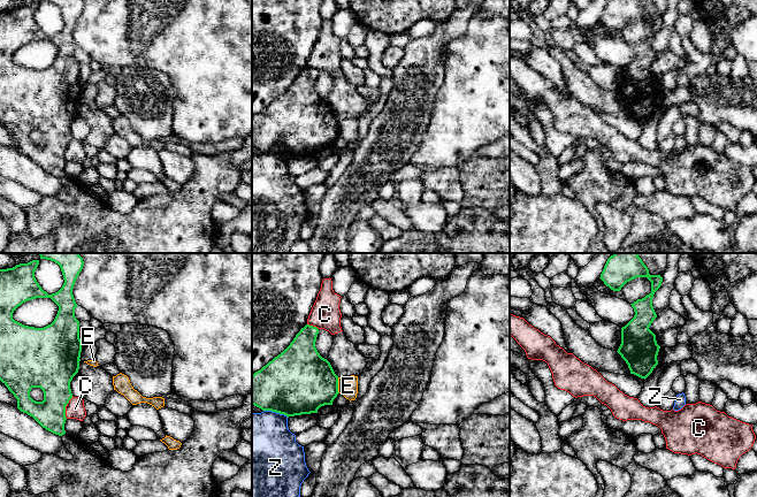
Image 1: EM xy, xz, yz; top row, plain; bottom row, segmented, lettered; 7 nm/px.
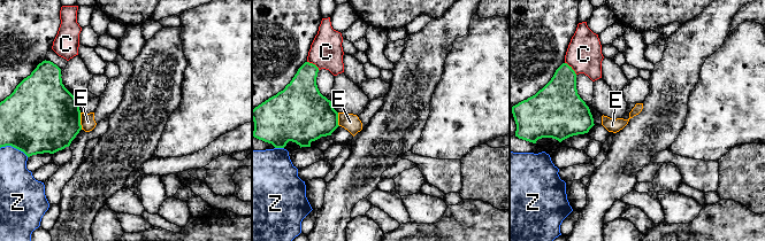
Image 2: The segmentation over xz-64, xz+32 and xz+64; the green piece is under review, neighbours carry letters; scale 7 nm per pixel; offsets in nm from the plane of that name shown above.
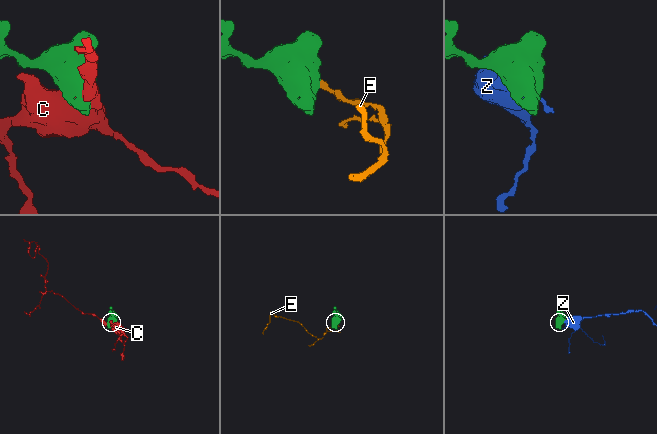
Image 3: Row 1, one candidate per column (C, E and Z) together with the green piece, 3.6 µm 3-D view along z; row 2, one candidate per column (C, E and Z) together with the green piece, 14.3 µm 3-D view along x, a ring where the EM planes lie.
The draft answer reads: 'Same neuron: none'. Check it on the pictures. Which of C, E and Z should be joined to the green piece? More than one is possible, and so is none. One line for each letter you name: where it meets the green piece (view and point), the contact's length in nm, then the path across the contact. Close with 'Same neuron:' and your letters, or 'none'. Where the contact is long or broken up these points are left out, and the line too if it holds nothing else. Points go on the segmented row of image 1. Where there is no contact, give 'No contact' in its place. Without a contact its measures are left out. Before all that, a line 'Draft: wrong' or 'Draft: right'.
Draft: right
Same neuron: none

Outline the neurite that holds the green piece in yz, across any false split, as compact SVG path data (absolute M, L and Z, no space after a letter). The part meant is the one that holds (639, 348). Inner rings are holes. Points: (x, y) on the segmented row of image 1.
M614 253L607 259L599 278L611 290L620 291L627 282L636 277L647 277L651 282L651 292L630 304L635 315L621 328L621 344L617 352L628 365L630 374L645 380L658 365L660 346L649 327L657 318L652 298L660 288L663 277L650 275L637 253Z

